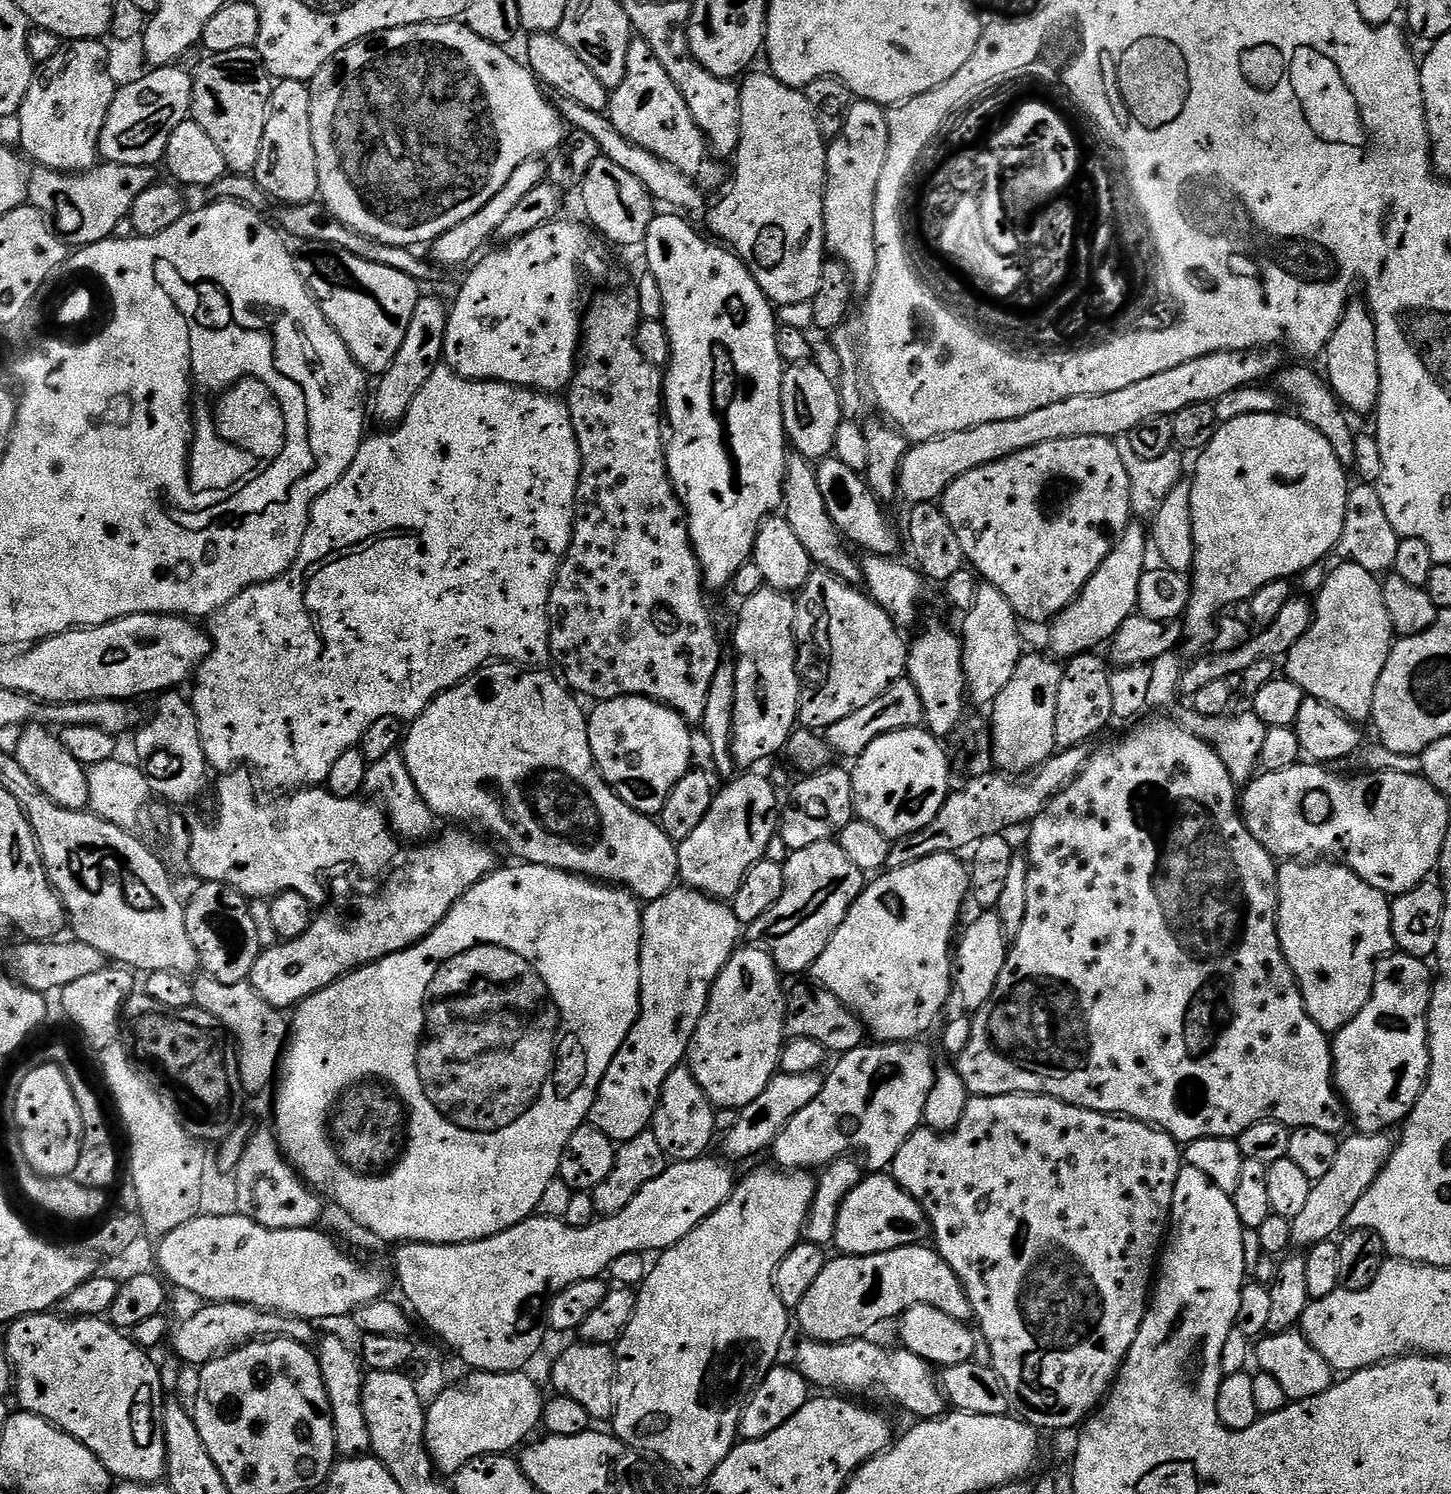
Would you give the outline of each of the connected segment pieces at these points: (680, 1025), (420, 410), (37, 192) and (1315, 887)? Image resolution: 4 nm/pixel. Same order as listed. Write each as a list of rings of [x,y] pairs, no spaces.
[[[677,886],[662,898],[647,901],[642,912],[642,926],[640,1013],[626,1042],[622,1042],[618,1054],[614,1054],[614,1062],[610,1062],[602,1078],[596,1101],[587,1118],[587,1123],[602,1130],[602,1134],[614,1142],[623,1142],[649,1131],[662,1086],[672,1071],[685,1063],[694,1030],[698,1030],[698,1022],[708,1005],[712,983],[736,951],[736,939],[742,936],[742,925],[738,918],[734,918],[727,903],[713,900],[687,886]]]
[[[441,366],[441,367],[439,367],[439,368],[436,368],[436,369],[435,369],[435,370],[434,370],[434,374],[430,374],[430,378],[426,378],[426,386],[422,386],[422,390],[418,390],[418,398],[414,398],[414,402],[410,402],[410,410],[409,410],[409,411],[408,411],[408,413],[407,413],[407,414],[406,414],[406,415],[405,415],[405,416],[404,416],[404,419],[403,419],[403,420],[401,420],[401,421],[400,421],[400,423],[399,423],[399,425],[398,425],[398,426],[396,426],[396,427],[393,427],[393,428],[392,428],[392,429],[391,429],[391,430],[384,430],[384,431],[381,431],[381,432],[384,432],[384,433],[382,433],[382,434],[381,434],[381,436],[372,436],[372,435],[369,435],[369,436],[368,436],[368,437],[367,437],[367,439],[365,439],[365,441],[364,441],[364,443],[363,443],[363,444],[361,444],[361,445],[360,445],[360,449],[359,449],[359,450],[358,450],[358,454],[357,454],[357,455],[356,455],[356,457],[355,457],[355,458],[354,458],[354,462],[353,462],[353,463],[352,463],[352,465],[351,465],[351,466],[350,466],[350,470],[346,470],[346,474],[342,474],[342,478],[341,478],[341,479],[340,479],[340,480],[339,480],[339,482],[337,482],[337,483],[336,483],[336,484],[335,484],[335,485],[334,485],[334,486],[330,486],[330,490],[329,490],[329,491],[328,491],[328,492],[323,492],[323,493],[322,493],[322,494],[321,494],[321,496],[320,496],[320,497],[318,497],[318,499],[317,499],[317,500],[315,500],[315,501],[314,501],[314,502],[313,502],[313,504],[312,504],[312,513],[311,513],[311,514],[310,514],[310,518],[309,518],[309,519],[308,519],[308,525],[307,525],[307,526],[306,526],[306,534],[305,534],[305,535],[304,535],[304,537],[303,537],[303,538],[302,538],[302,546],[301,546],[301,547],[300,547],[300,549],[299,549],[299,550],[298,550],[298,558],[297,558],[297,559],[296,559],[296,561],[294,561],[294,562],[293,562],[293,563],[292,563],[292,565],[291,565],[291,566],[290,566],[290,570],[289,570],[289,571],[288,571],[288,572],[283,572],[283,573],[282,573],[282,575],[280,575],[280,576],[279,576],[279,577],[278,577],[278,579],[277,579],[277,580],[271,580],[271,581],[270,581],[270,582],[266,582],[266,583],[265,583],[265,584],[256,584],[256,585],[254,585],[254,587],[253,587],[253,588],[245,588],[245,590],[244,590],[244,592],[243,592],[243,593],[242,593],[242,594],[238,594],[238,598],[234,598],[234,599],[233,599],[233,600],[231,600],[231,601],[230,601],[230,602],[226,602],[226,606],[222,606],[222,607],[221,607],[221,608],[220,608],[220,611],[219,611],[219,612],[217,612],[217,613],[215,613],[215,616],[214,616],[214,619],[213,619],[213,620],[212,620],[212,621],[211,621],[211,623],[212,623],[212,622],[213,622],[213,624],[212,624],[212,628],[211,628],[211,627],[210,627],[210,635],[211,635],[211,638],[212,638],[212,653],[211,653],[211,654],[209,654],[209,655],[208,655],[208,657],[206,657],[206,659],[205,659],[205,660],[204,660],[204,661],[202,661],[202,662],[201,662],[201,663],[200,663],[200,666],[199,666],[199,669],[198,669],[198,671],[197,671],[197,672],[196,672],[196,673],[195,673],[195,676],[194,676],[194,681],[195,681],[195,680],[196,680],[196,689],[194,689],[194,690],[193,690],[193,692],[190,692],[190,703],[191,703],[191,705],[192,705],[192,708],[193,708],[193,710],[194,710],[194,711],[196,711],[196,717],[197,717],[197,718],[198,718],[198,730],[199,730],[199,731],[200,731],[200,737],[201,737],[201,738],[202,738],[202,750],[203,750],[203,751],[204,751],[204,753],[205,753],[205,754],[206,754],[206,758],[207,758],[207,759],[208,759],[208,763],[209,763],[209,765],[211,765],[211,767],[212,767],[212,768],[213,768],[213,769],[215,769],[215,771],[216,771],[216,768],[217,768],[217,770],[218,770],[218,771],[217,771],[217,773],[220,773],[220,774],[227,774],[227,773],[229,773],[229,772],[231,772],[231,771],[233,771],[233,769],[235,769],[235,768],[236,768],[236,767],[237,767],[237,766],[247,766],[247,767],[248,767],[248,768],[249,768],[249,769],[251,769],[251,771],[252,771],[252,772],[253,772],[253,773],[255,773],[255,775],[256,775],[256,776],[257,776],[257,777],[258,777],[258,780],[259,780],[259,776],[258,776],[258,775],[260,775],[260,780],[261,780],[261,782],[262,782],[262,783],[264,783],[264,784],[265,784],[265,786],[266,786],[266,787],[268,787],[268,788],[280,788],[280,789],[276,789],[276,790],[299,790],[299,789],[301,789],[301,788],[307,788],[307,787],[309,787],[309,786],[320,786],[320,785],[323,785],[323,784],[324,784],[324,783],[325,783],[325,781],[327,781],[327,778],[328,778],[328,774],[329,774],[329,772],[330,772],[330,769],[331,769],[331,767],[332,767],[332,765],[333,765],[333,764],[334,764],[334,761],[335,761],[335,759],[337,759],[337,758],[339,758],[339,757],[340,757],[340,755],[342,755],[342,754],[343,754],[343,752],[345,752],[345,751],[346,751],[346,750],[350,750],[350,749],[351,749],[351,748],[355,748],[355,747],[357,747],[357,745],[359,745],[359,743],[360,743],[360,740],[361,740],[361,739],[362,739],[362,738],[363,738],[363,737],[364,737],[364,735],[365,735],[365,734],[366,734],[366,730],[370,730],[370,726],[371,726],[371,725],[372,725],[372,724],[373,724],[373,723],[374,723],[374,722],[378,722],[378,718],[386,718],[386,717],[387,717],[387,716],[389,716],[389,717],[390,717],[390,718],[398,718],[398,719],[399,719],[399,720],[400,720],[400,721],[402,721],[402,722],[411,722],[411,721],[414,721],[414,720],[416,720],[416,719],[417,719],[417,718],[418,718],[418,717],[420,717],[420,715],[421,715],[421,714],[422,714],[422,713],[424,713],[424,711],[425,711],[425,710],[426,710],[426,706],[430,706],[430,702],[431,702],[431,701],[432,701],[432,700],[433,700],[433,699],[434,699],[434,697],[435,697],[435,696],[440,696],[440,695],[442,695],[442,694],[443,694],[443,693],[444,693],[444,692],[445,692],[445,691],[446,691],[446,690],[450,690],[450,689],[451,689],[451,688],[452,688],[452,687],[453,687],[453,686],[455,686],[455,685],[456,685],[456,684],[460,684],[460,683],[462,683],[462,682],[463,682],[463,680],[464,680],[464,679],[465,679],[465,678],[466,678],[466,677],[467,677],[467,676],[473,676],[473,674],[475,674],[475,672],[477,672],[477,671],[478,671],[478,669],[480,669],[480,668],[483,668],[483,667],[485,667],[485,666],[487,666],[487,665],[489,665],[489,664],[491,664],[491,663],[493,663],[493,662],[511,662],[511,663],[513,663],[513,664],[515,664],[515,665],[517,665],[517,666],[540,666],[540,665],[543,665],[543,664],[540,664],[540,663],[542,663],[542,662],[543,662],[543,660],[544,660],[544,659],[545,659],[545,660],[546,660],[546,661],[547,661],[547,660],[548,660],[548,659],[549,659],[549,656],[550,656],[550,645],[549,645],[549,642],[548,642],[548,599],[549,599],[549,598],[550,598],[550,594],[551,594],[551,593],[552,593],[552,584],[553,584],[553,582],[554,582],[554,581],[555,581],[555,580],[556,580],[556,572],[557,572],[557,571],[558,571],[558,569],[560,569],[560,561],[561,561],[561,560],[563,560],[563,558],[564,558],[564,555],[566,555],[566,554],[567,554],[567,553],[568,553],[568,547],[569,547],[569,546],[570,546],[570,545],[571,545],[571,544],[572,544],[572,521],[573,521],[573,520],[575,520],[575,519],[576,519],[576,487],[577,487],[577,486],[578,486],[578,482],[579,482],[579,481],[580,481],[580,447],[579,447],[579,446],[578,446],[578,438],[577,438],[577,437],[576,437],[576,435],[575,435],[575,434],[574,434],[574,426],[573,426],[573,425],[572,425],[572,419],[571,419],[571,418],[570,418],[570,414],[569,414],[569,413],[568,413],[568,406],[567,406],[567,403],[565,403],[565,401],[564,401],[564,400],[563,400],[563,399],[560,399],[560,398],[557,398],[557,397],[556,397],[556,396],[555,396],[555,395],[552,395],[552,394],[545,394],[545,393],[543,393],[543,392],[538,392],[538,391],[535,391],[535,390],[533,390],[533,389],[530,389],[530,388],[519,388],[519,387],[518,387],[518,386],[514,386],[514,385],[513,385],[513,384],[503,384],[503,383],[502,383],[502,382],[498,382],[498,381],[497,381],[497,380],[467,380],[467,379],[466,379],[466,378],[462,378],[462,377],[461,377],[461,376],[459,376],[459,374],[457,374],[457,373],[456,373],[456,371],[454,371],[454,369],[453,369],[453,368],[450,368],[450,367],[447,367],[447,366]]]
[[[97,163],[85,172],[55,172],[39,166],[31,169],[28,178],[27,203],[44,213],[53,228],[69,245],[97,244],[109,239],[120,223],[132,214],[134,198],[157,183],[157,169],[146,166]]]
[[[1284,862],[1276,873],[1278,886],[1278,938],[1282,954],[1296,975],[1304,1008],[1324,1032],[1342,1030],[1366,1006],[1374,986],[1376,963],[1393,951],[1392,906],[1389,897],[1374,890],[1345,864],[1335,862]]]

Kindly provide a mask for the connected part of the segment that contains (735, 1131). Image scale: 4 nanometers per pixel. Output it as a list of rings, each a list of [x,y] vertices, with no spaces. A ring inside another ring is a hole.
[[[780,1072],[773,1076],[772,1081],[766,1086],[766,1090],[762,1090],[762,1094],[758,1094],[758,1098],[754,1098],[754,1102],[750,1102],[746,1107],[737,1111],[736,1121],[731,1130],[723,1133],[725,1152],[723,1155],[732,1161],[744,1160],[747,1156],[756,1156],[759,1152],[767,1153],[775,1144],[776,1139],[780,1137],[780,1131],[790,1122],[790,1118],[794,1118],[794,1114],[798,1114],[798,1110],[802,1110],[802,1106],[814,1102],[814,1098],[818,1098],[818,1094],[822,1094],[823,1085],[824,1076],[820,1072],[810,1074]]]

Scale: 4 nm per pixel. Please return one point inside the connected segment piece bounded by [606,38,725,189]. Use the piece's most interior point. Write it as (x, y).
(646, 108)

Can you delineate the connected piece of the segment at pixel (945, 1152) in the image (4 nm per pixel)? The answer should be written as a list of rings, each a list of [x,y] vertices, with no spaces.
[[[1039,1094],[972,1096],[971,1099],[969,1099],[966,1110],[962,1114],[962,1122],[958,1122],[958,1126],[955,1130],[947,1134],[941,1134],[933,1132],[931,1128],[921,1126],[917,1128],[914,1134],[910,1134],[910,1138],[906,1138],[902,1150],[898,1150],[898,1154],[892,1159],[890,1175],[922,1206],[934,1240],[936,1236],[936,1241],[934,1241],[936,1251],[939,1252],[940,1257],[952,1267],[954,1274],[958,1274],[958,1278],[962,1282],[962,1286],[970,1298],[970,1302],[972,1303],[972,1315],[977,1321],[980,1319],[980,1328],[978,1327],[979,1335],[982,1337],[983,1343],[984,1340],[988,1343],[988,1352],[992,1355],[992,1360],[990,1359],[991,1367],[996,1369],[997,1374],[1002,1378],[1002,1382],[1006,1382],[1006,1390],[1009,1396],[1012,1397],[1012,1408],[1015,1409],[1027,1423],[1031,1424],[1033,1428],[1037,1430],[1045,1430],[1044,1428],[1052,1428],[1051,1430],[1075,1428],[1081,1422],[1087,1421],[1089,1416],[1093,1415],[1094,1409],[1105,1399],[1106,1393],[1111,1389],[1119,1373],[1120,1366],[1124,1363],[1126,1354],[1130,1350],[1130,1346],[1134,1342],[1134,1338],[1142,1326],[1144,1313],[1147,1312],[1150,1307],[1150,1289],[1154,1284],[1152,1268],[1154,1272],[1158,1264],[1158,1257],[1162,1252],[1162,1245],[1166,1240],[1166,1233],[1170,1228],[1170,1221],[1172,1220],[1172,1203],[1174,1202],[1174,1186],[1178,1182],[1178,1174],[1180,1173],[1181,1167],[1181,1145],[1177,1144],[1167,1132],[1153,1125],[1143,1124],[1141,1120],[1129,1120],[1119,1114],[1091,1112],[1090,1110],[1079,1108],[1073,1104],[1064,1104],[1060,1100],[1055,1100],[1053,1096],[1042,1096]]]

